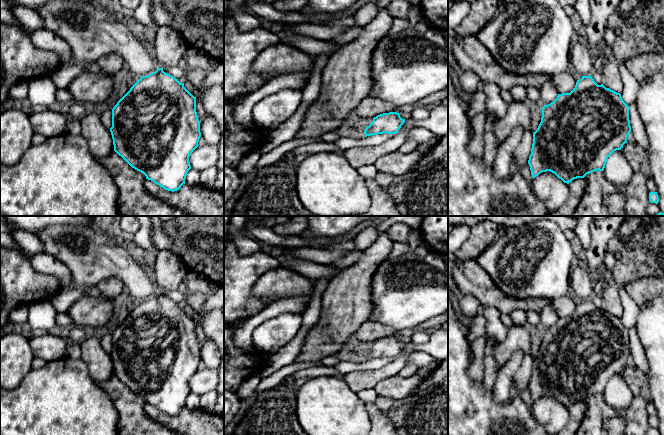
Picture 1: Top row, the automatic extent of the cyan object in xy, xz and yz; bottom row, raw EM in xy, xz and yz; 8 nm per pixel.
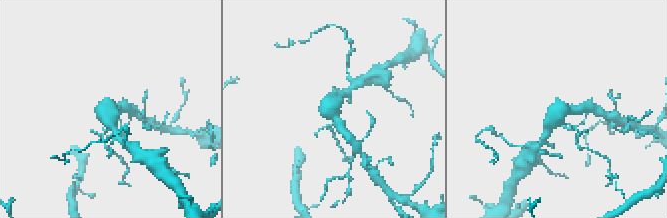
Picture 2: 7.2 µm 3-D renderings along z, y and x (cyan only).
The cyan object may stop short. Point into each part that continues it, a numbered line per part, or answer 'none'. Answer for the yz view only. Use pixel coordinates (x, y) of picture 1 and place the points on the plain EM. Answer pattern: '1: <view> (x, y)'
1: yz (581, 280)

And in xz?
none

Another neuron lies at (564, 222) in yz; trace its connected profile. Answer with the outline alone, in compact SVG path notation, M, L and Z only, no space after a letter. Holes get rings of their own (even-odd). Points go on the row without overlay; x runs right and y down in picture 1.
M448 216L448 224L466 224L471 228L481 221L490 221L508 227L529 224L536 220L549 220L562 230L574 230L578 219L570 216Z

